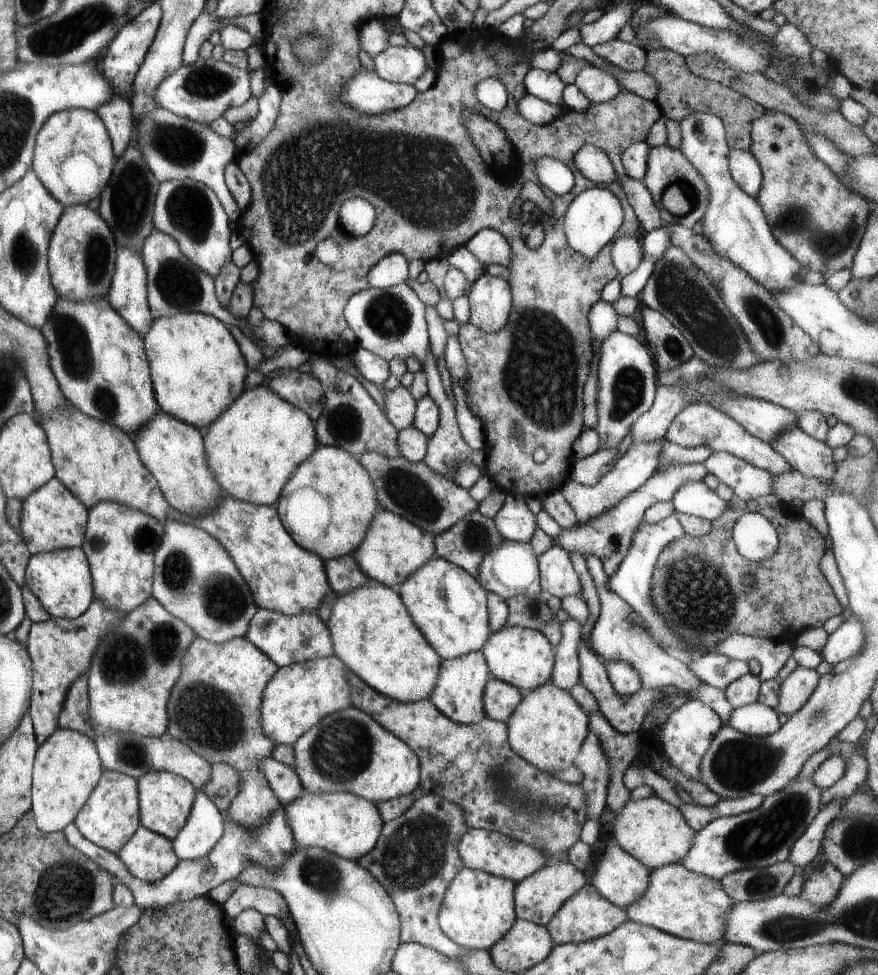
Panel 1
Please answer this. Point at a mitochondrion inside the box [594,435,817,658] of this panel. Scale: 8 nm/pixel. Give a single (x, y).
(699, 597)

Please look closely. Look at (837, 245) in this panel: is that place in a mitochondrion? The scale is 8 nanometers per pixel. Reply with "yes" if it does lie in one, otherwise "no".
yes

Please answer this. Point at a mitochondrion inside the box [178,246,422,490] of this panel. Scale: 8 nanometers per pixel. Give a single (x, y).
(388, 316)

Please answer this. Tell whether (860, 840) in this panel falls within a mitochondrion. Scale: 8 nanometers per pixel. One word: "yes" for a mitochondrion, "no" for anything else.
yes

